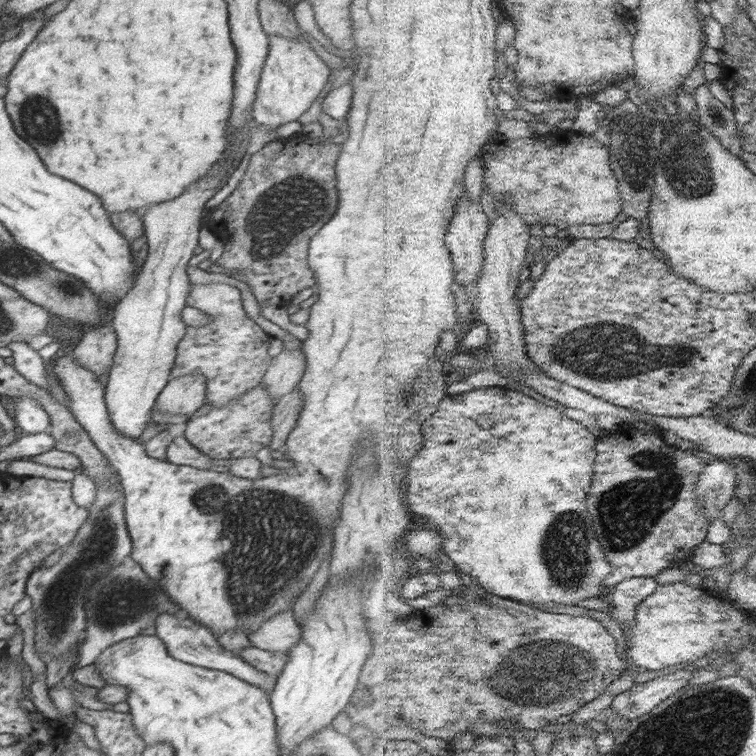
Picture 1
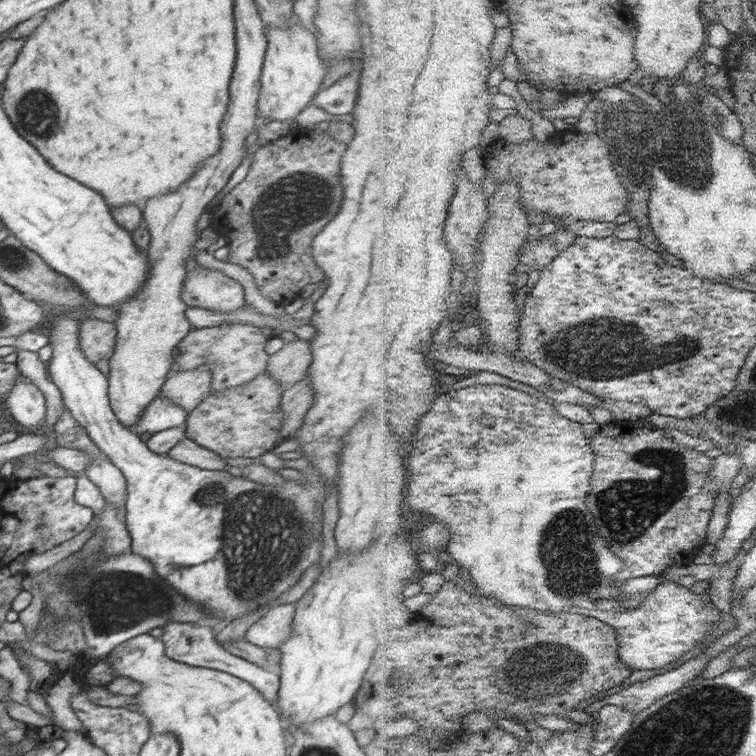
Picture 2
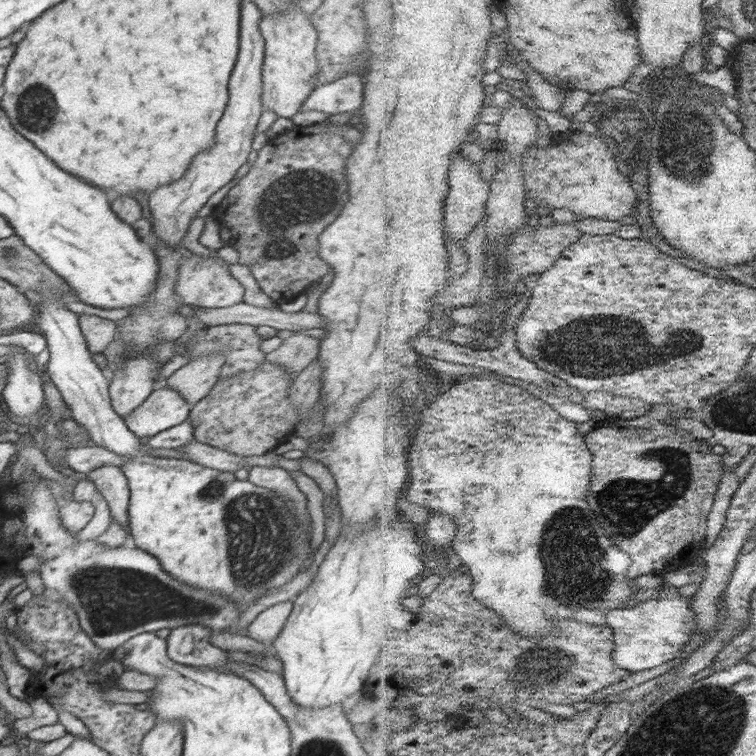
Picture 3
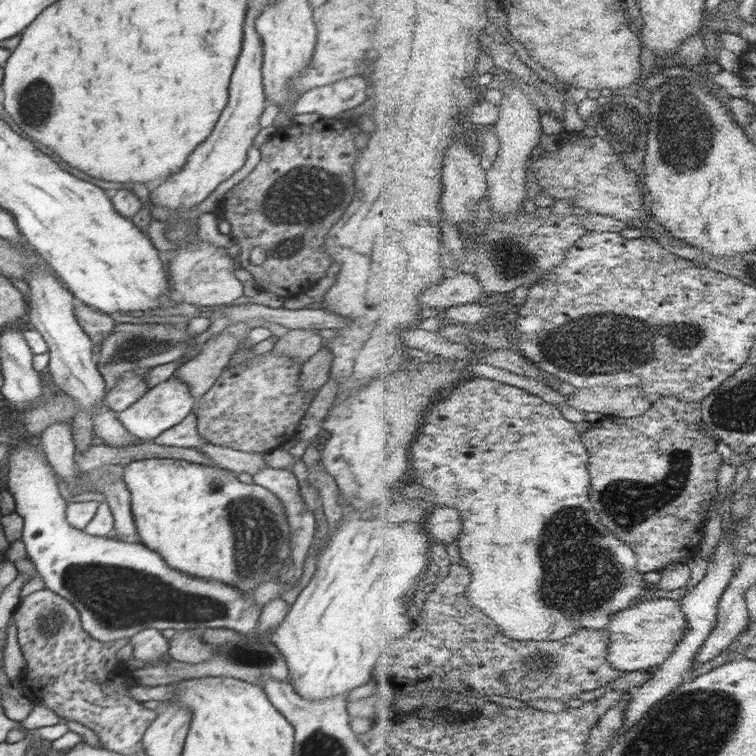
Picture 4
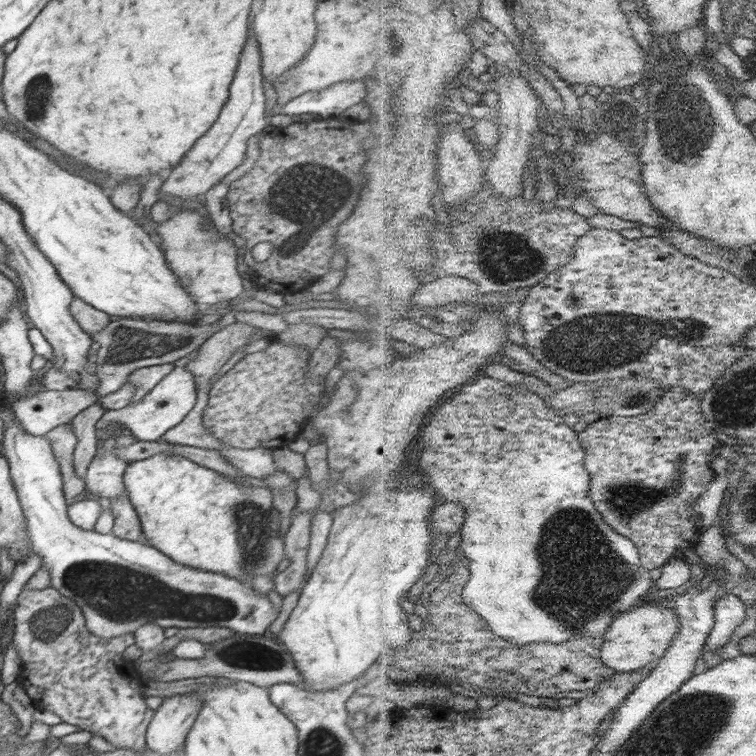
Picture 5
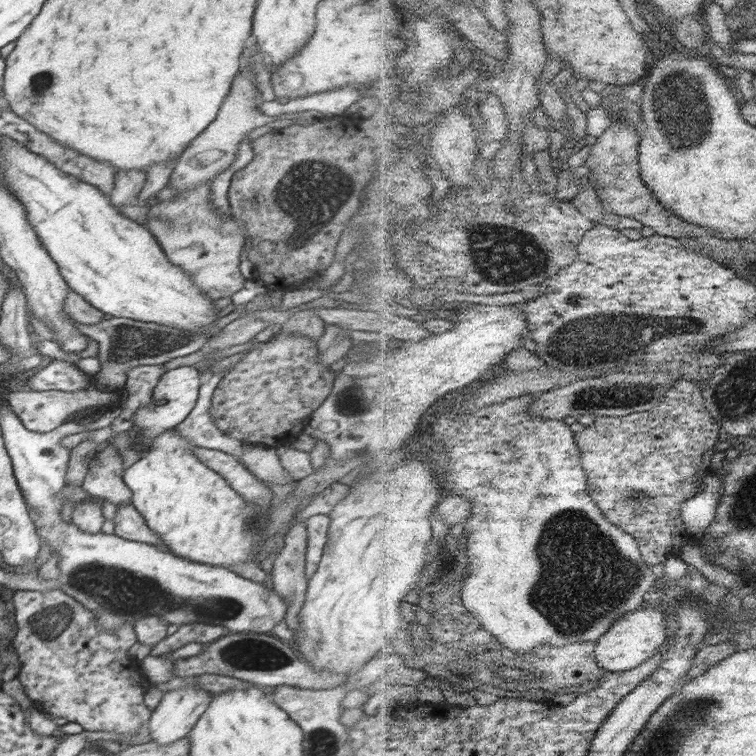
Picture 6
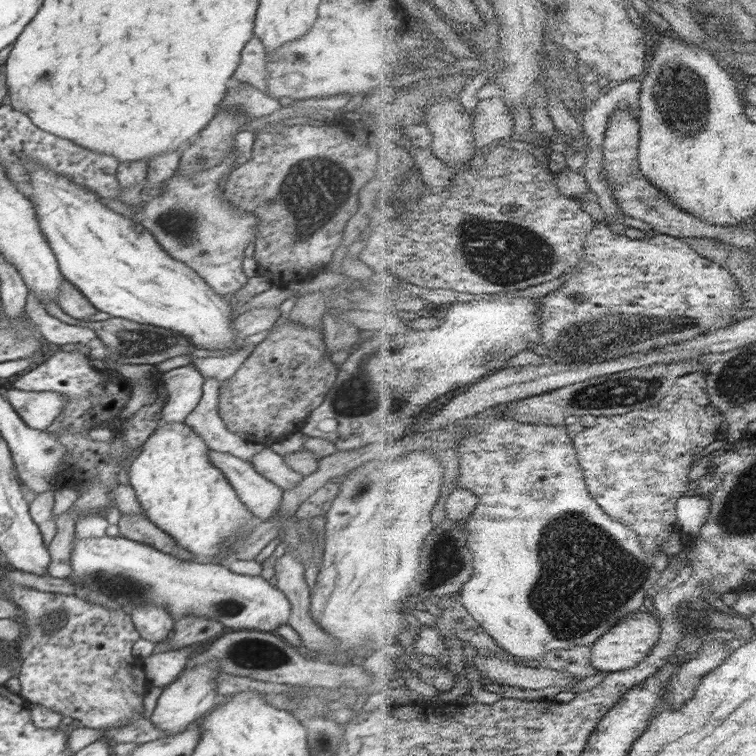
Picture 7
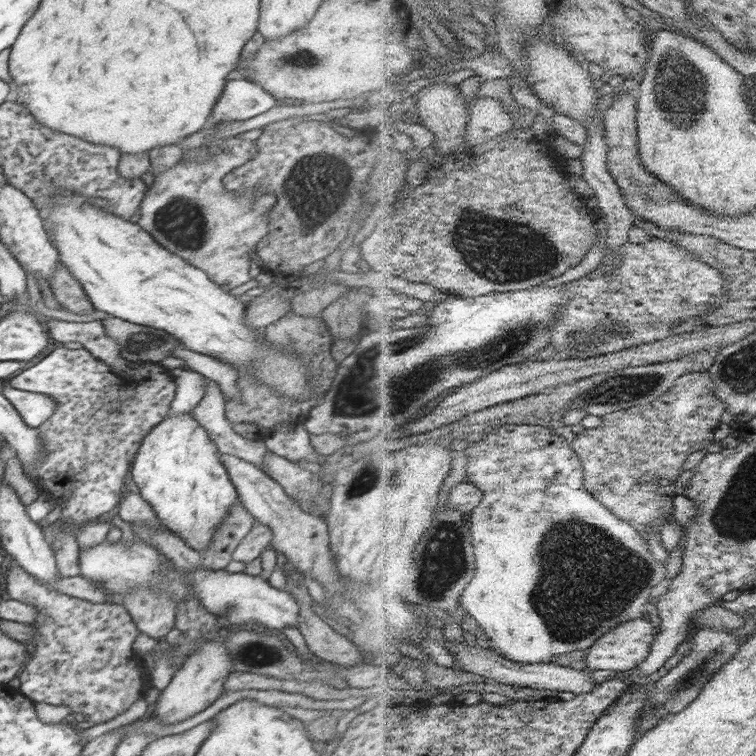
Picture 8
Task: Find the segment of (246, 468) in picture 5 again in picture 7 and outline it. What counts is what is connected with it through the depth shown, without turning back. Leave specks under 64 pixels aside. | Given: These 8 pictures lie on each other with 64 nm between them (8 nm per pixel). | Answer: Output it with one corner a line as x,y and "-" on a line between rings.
268,446
260,450
250,462
261,476
274,482
283,491
294,489
305,478
285,464
285,458

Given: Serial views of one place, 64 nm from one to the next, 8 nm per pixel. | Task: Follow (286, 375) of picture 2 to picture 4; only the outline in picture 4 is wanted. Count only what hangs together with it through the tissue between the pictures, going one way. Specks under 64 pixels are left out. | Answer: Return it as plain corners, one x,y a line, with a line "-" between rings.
289,329
284,336
275,341
275,350
288,357
296,357
296,361
305,364
322,348
324,341
316,329

